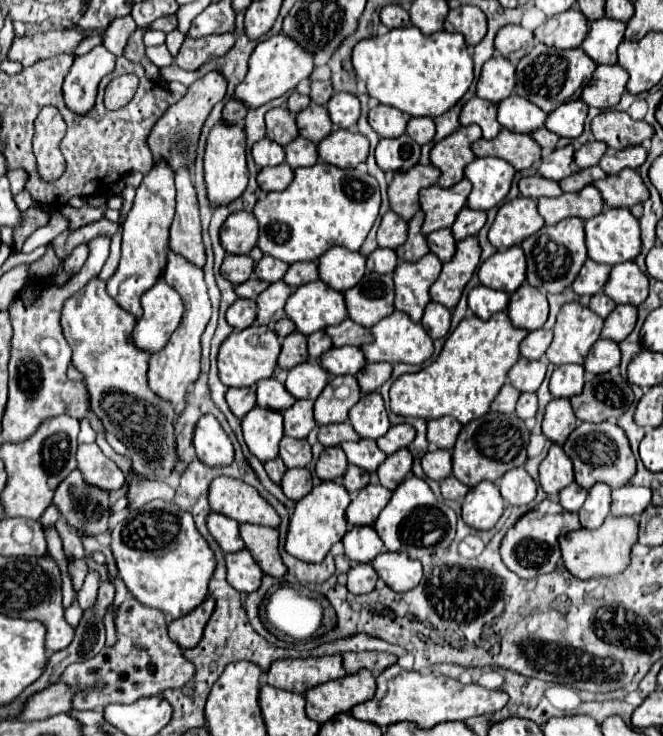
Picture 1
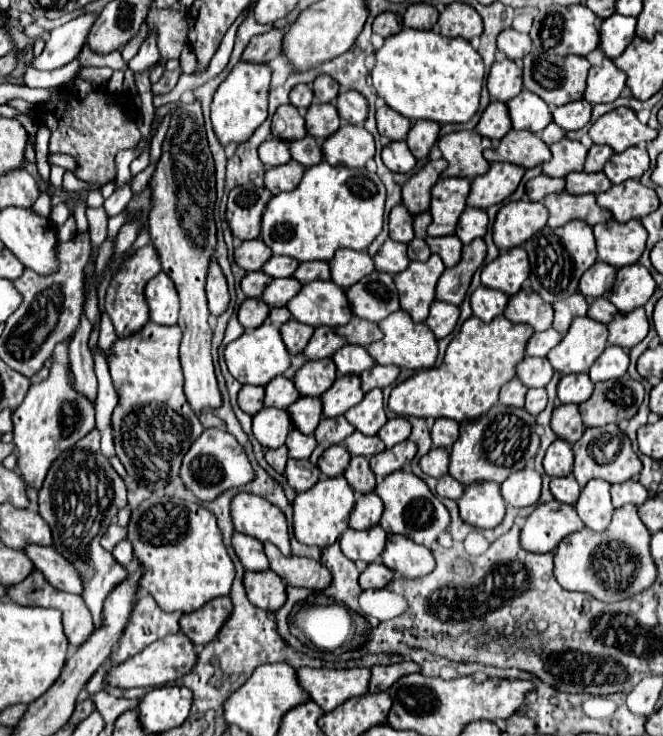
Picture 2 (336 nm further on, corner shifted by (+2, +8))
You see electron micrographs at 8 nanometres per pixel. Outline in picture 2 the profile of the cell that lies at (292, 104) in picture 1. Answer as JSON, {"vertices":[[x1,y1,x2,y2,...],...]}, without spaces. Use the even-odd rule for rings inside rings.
{"vertices":[[298,84,298,86,294,86,290,90,290,104,296,106,298,110,302,110,302,112,310,106,312,98,314,98,314,94,312,94,312,90,310,90,308,84]]}

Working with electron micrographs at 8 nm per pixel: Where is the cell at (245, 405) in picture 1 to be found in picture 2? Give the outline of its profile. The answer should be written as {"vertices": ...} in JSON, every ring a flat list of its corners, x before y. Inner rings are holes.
{"vertices":[[246,384,238,392,238,406,250,416,254,416,256,412,260,412,264,408,262,400,264,400,264,388,262,386]]}

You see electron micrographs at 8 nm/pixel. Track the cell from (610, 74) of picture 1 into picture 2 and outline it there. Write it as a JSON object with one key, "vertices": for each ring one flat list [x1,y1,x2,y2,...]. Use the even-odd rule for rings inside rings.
{"vertices":[[604,60,602,66,592,66,588,74,588,86,584,100,590,104,614,102,626,86,626,74,614,66,612,60]]}

